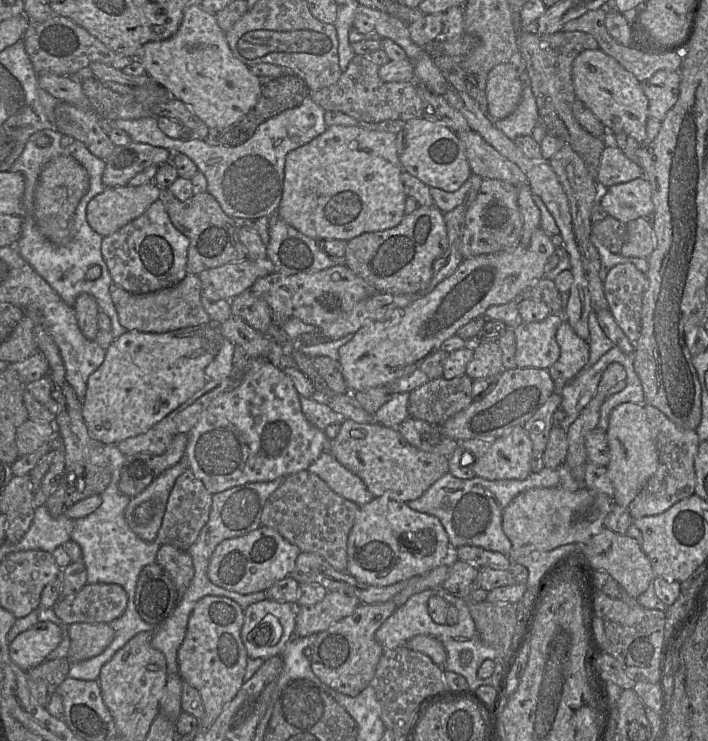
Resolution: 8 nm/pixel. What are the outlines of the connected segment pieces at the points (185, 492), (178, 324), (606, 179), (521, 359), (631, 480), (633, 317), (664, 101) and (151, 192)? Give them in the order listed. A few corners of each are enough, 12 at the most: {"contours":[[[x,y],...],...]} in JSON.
{"contours":[[[190,469],[170,492],[156,543],[187,551],[212,496]],[[198,275],[142,294],[112,284],[127,331],[165,333],[212,323]],[[607,142],[596,178],[601,189],[643,176]],[[562,314],[519,321],[516,364],[548,369],[560,356]],[[644,404],[610,413],[607,471],[628,507],[658,468]],[[632,263],[603,281],[608,309],[632,343],[640,336],[646,274]],[[680,72],[641,82],[649,117],[661,122],[678,100]],[[155,182],[105,188],[87,223],[110,236],[159,199]]]}

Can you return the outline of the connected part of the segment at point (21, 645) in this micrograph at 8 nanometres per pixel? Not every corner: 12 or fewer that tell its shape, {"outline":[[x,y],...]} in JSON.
{"outline":[[38,621],[9,643],[11,660],[28,671],[62,641],[62,629]]}

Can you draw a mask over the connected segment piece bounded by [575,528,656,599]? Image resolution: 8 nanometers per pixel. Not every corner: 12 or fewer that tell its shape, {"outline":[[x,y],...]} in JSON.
{"outline":[[607,528],[578,545],[632,598],[654,575],[637,541]]}

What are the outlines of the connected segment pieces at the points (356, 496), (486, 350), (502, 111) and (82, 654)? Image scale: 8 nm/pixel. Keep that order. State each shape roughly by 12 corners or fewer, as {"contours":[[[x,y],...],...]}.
{"contours":[[[324,451],[308,471],[359,507],[374,498],[361,478]],[[473,343],[465,374],[472,380],[503,371],[498,343]],[[512,63],[495,66],[487,80],[487,116],[509,116],[523,83]],[[108,623],[68,625],[67,658],[78,663],[113,641]]]}

